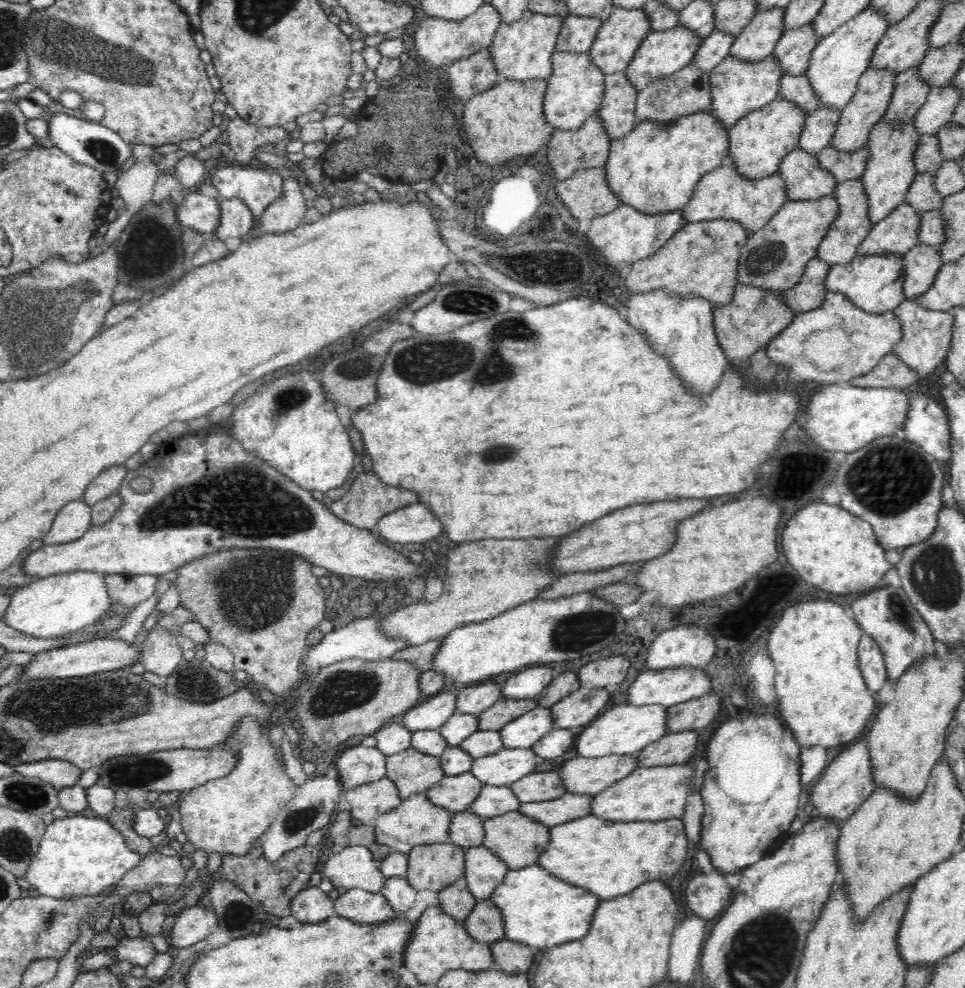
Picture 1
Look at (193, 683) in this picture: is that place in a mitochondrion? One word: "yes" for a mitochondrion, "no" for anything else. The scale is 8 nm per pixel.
yes

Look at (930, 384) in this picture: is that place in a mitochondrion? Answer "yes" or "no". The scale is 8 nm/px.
no

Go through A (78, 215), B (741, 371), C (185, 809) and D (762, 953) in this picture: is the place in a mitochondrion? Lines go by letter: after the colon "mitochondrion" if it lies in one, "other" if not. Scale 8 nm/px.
A: other
B: other
C: other
D: mitochondrion

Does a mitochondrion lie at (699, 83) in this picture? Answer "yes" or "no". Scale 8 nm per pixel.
no

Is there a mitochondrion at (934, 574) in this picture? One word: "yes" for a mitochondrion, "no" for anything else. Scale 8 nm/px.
yes

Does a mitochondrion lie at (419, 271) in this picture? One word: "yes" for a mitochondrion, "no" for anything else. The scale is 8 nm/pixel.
no

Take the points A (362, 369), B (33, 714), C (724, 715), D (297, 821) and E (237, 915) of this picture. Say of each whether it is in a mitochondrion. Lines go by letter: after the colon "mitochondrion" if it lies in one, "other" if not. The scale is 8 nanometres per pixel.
A: mitochondrion
B: mitochondrion
C: other
D: mitochondrion
E: mitochondrion

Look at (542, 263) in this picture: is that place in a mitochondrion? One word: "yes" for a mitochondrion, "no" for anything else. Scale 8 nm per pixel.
yes

